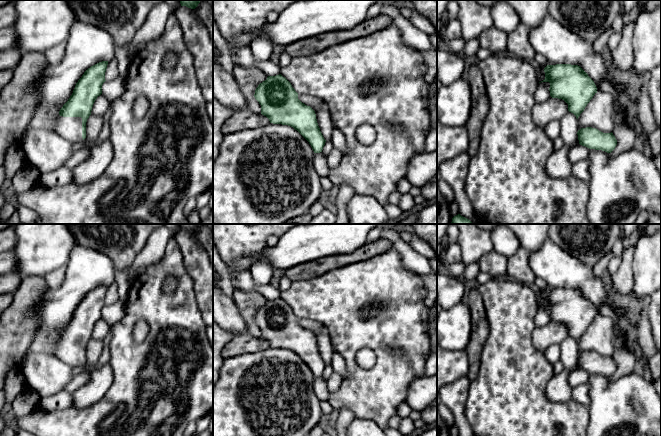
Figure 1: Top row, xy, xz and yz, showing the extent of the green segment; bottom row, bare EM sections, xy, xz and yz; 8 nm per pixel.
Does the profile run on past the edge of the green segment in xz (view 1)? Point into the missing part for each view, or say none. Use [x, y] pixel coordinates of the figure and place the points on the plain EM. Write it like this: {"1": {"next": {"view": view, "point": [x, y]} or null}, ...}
{"1": {"next": null}}

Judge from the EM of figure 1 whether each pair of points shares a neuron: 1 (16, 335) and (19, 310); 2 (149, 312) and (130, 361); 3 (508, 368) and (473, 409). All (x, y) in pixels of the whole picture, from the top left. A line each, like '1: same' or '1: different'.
1: same
2: same
3: same

